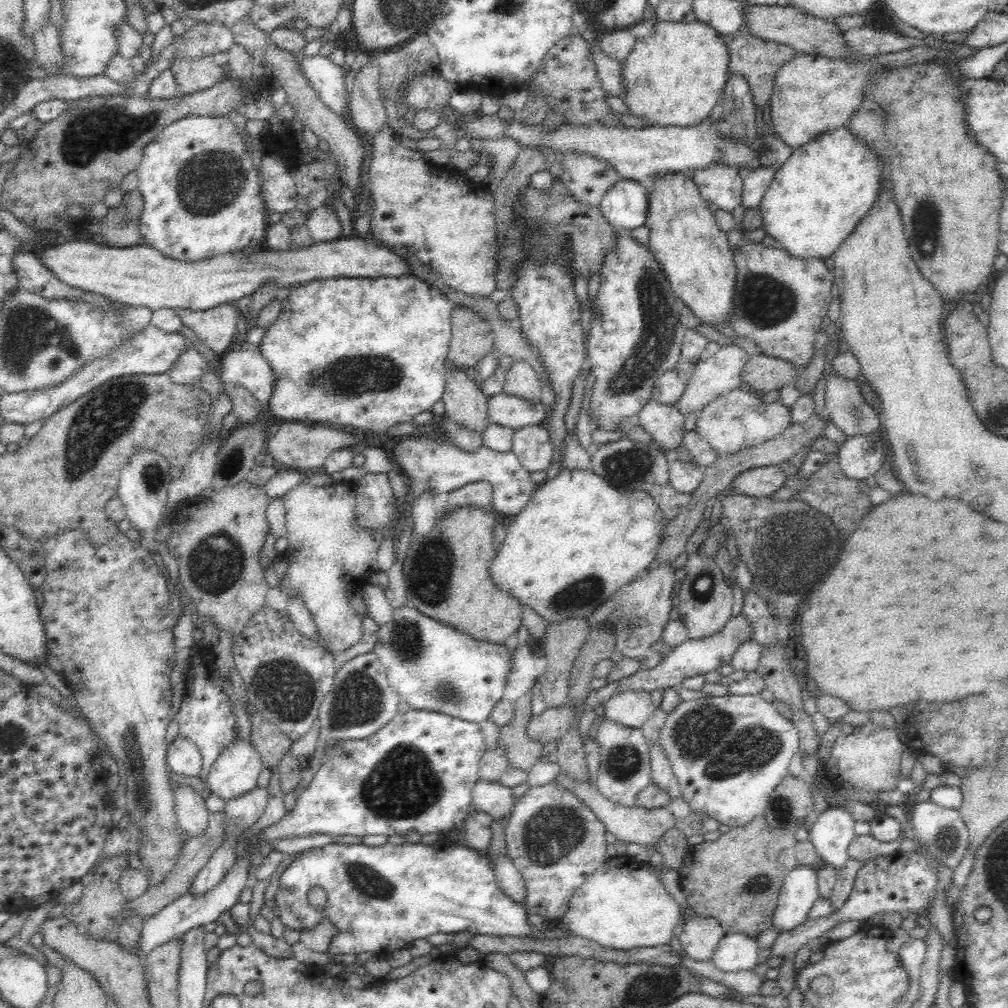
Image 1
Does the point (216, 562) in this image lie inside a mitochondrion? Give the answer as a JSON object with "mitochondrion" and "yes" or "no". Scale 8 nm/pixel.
{"mitochondrion":"yes"}

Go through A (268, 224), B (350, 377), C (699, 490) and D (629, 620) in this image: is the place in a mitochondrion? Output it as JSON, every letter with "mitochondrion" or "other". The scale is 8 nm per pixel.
{"A":"other","B":"mitochondrion","C":"other","D":"mitochondrion"}

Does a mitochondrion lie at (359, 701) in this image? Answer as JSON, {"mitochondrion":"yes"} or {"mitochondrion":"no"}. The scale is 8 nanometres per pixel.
{"mitochondrion":"yes"}

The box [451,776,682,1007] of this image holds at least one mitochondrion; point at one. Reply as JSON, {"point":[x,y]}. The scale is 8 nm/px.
{"point":[550,834]}

